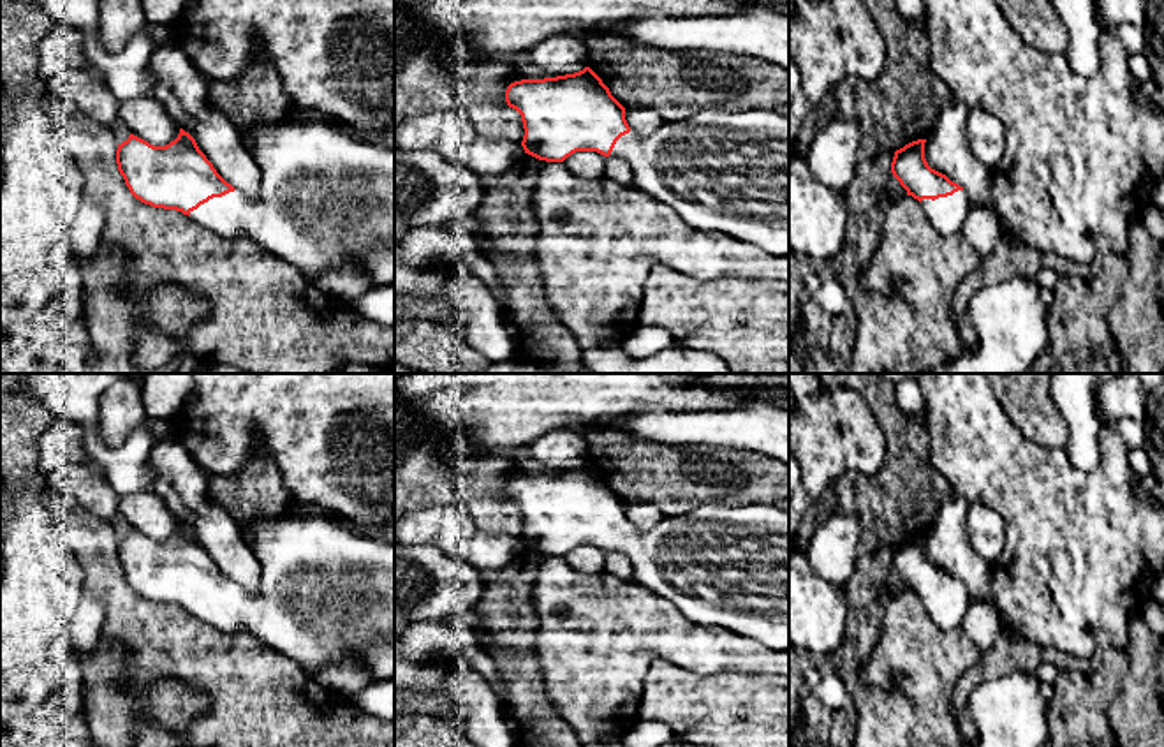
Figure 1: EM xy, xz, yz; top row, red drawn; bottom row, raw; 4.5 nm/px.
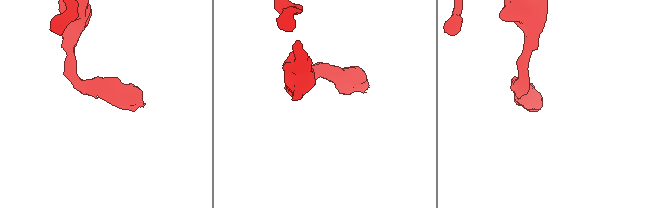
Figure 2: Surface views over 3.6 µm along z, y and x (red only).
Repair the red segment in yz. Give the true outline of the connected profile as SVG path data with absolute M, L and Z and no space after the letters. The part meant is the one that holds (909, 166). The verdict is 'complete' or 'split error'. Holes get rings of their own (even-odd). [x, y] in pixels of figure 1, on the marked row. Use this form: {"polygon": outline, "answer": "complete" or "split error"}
{"polygon": "M917 139L895 152L891 173L917 199L942 234L961 233L972 199L958 183L932 169L925 159L926 139Z", "answer": "split error"}

